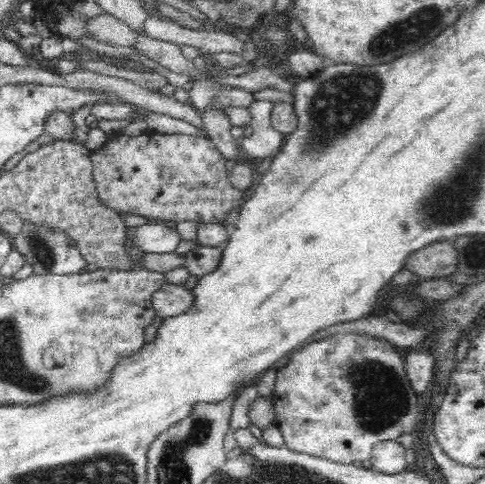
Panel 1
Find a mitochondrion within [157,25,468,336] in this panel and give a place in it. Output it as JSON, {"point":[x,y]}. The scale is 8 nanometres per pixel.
{"point":[348,99]}

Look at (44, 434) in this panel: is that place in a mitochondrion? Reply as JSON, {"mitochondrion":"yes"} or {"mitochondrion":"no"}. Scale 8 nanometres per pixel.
{"mitochondrion":"no"}

